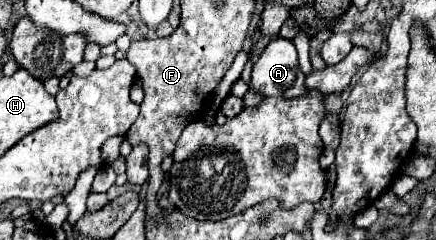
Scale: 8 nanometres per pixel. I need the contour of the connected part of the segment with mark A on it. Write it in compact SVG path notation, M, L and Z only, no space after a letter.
M273 39L263 53L259 55L257 63L253 65L253 73L251 73L251 81L249 81L249 89L257 91L263 97L299 97L303 93L307 93L307 87L303 85L303 77L305 73L299 67L297 61L297 51L295 45L289 39Z

